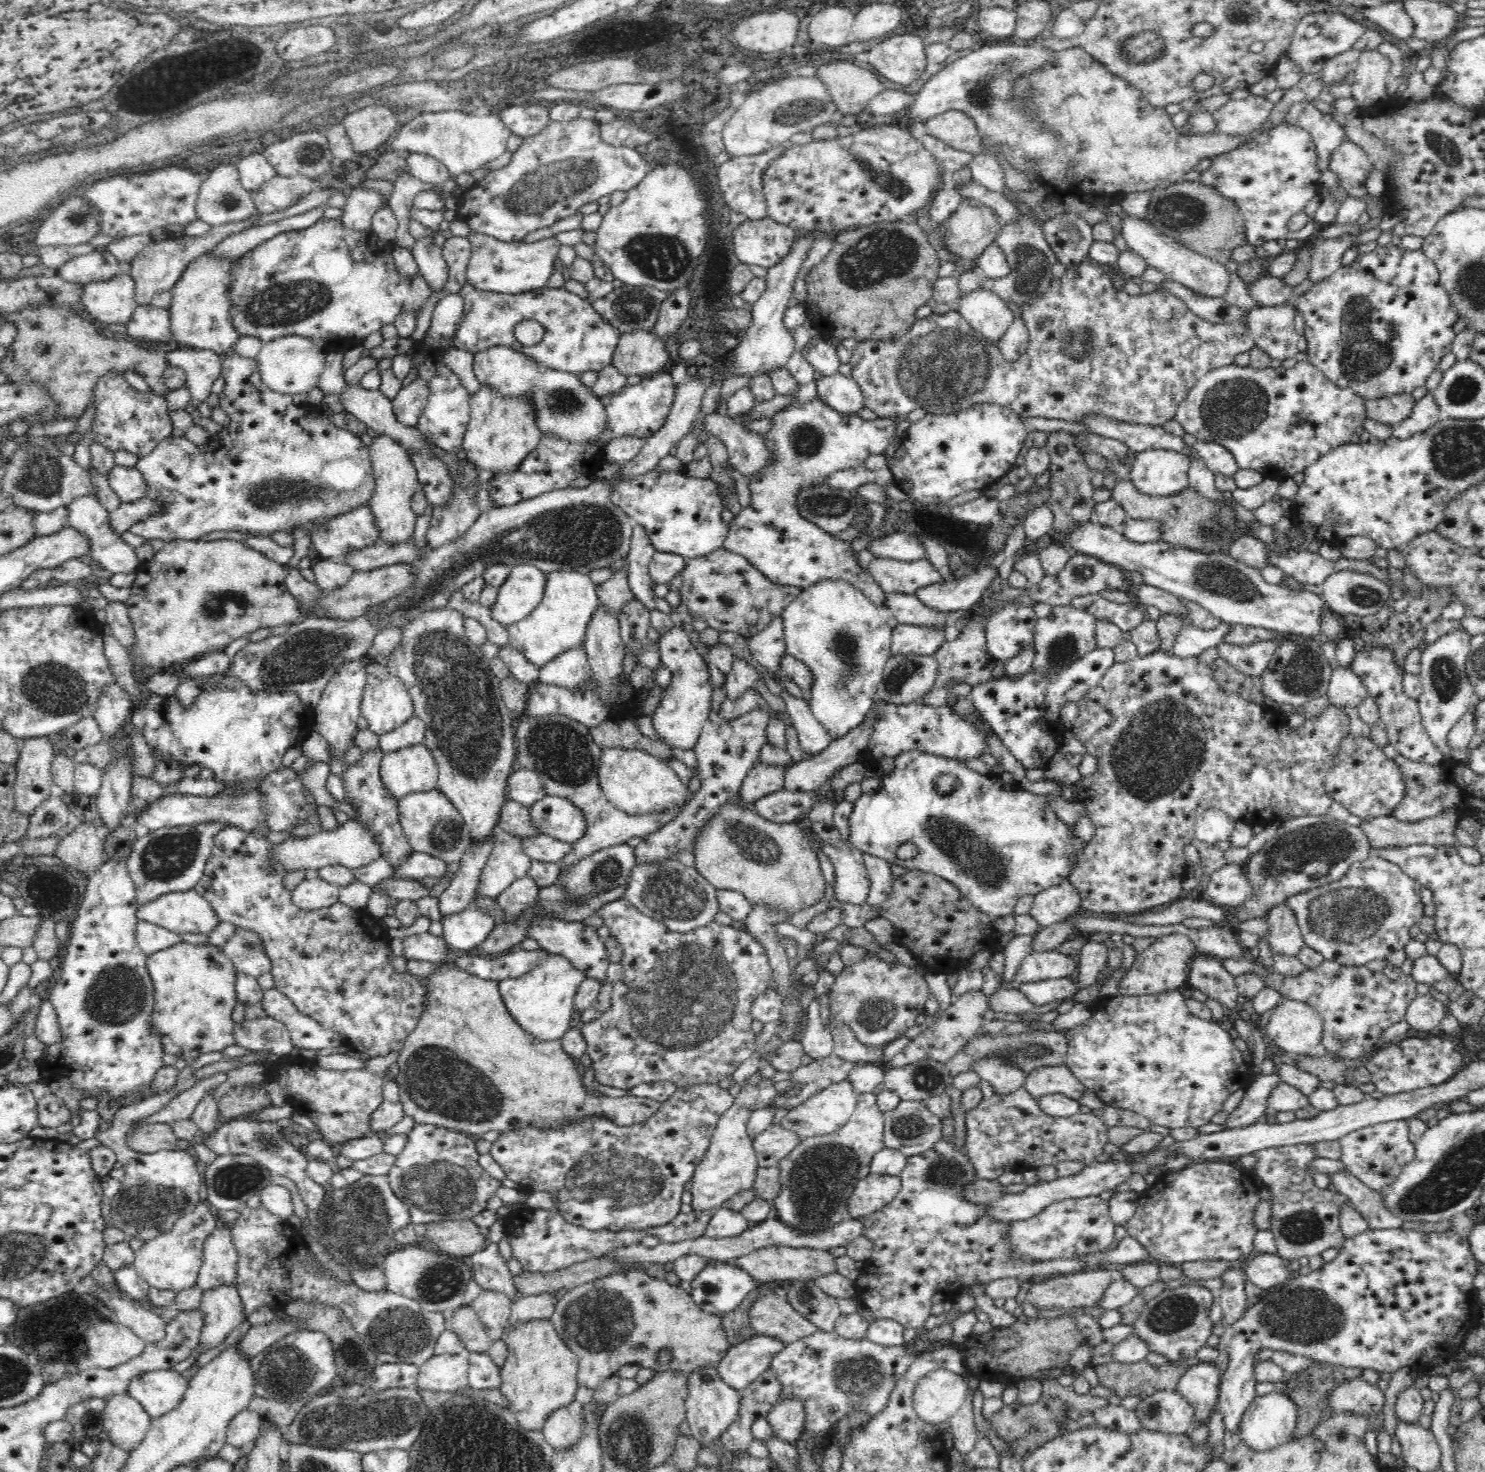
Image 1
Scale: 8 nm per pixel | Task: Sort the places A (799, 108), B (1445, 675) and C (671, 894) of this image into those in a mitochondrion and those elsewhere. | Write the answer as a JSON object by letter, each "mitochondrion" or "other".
{"A":"mitochondrion","B":"mitochondrion","C":"mitochondrion"}

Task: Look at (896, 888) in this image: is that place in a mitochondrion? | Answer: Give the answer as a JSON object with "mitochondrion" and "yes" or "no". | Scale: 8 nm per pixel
{"mitochondrion":"no"}

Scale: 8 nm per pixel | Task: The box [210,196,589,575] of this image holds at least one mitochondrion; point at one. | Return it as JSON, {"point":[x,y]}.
{"point":[290,302]}

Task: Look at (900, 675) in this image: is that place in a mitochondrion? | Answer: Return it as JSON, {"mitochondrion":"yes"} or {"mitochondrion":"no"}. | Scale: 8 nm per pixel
{"mitochondrion":"yes"}

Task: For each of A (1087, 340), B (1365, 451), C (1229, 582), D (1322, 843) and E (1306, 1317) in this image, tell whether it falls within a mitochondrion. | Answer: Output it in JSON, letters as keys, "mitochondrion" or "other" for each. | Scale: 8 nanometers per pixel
{"A":"other","B":"other","C":"mitochondrion","D":"mitochondrion","E":"mitochondrion"}

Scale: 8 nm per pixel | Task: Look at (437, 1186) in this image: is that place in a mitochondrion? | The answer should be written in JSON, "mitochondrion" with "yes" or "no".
{"mitochondrion":"yes"}

